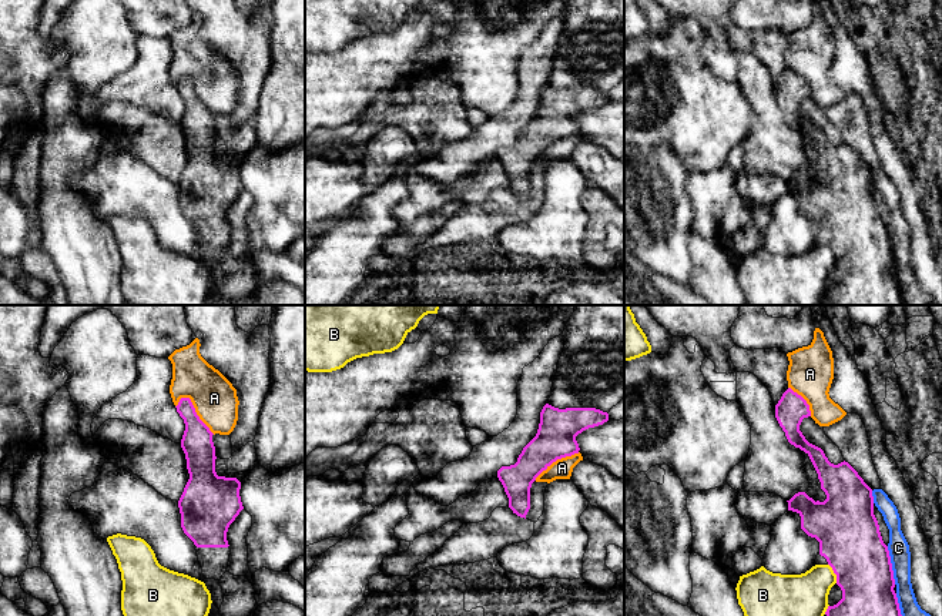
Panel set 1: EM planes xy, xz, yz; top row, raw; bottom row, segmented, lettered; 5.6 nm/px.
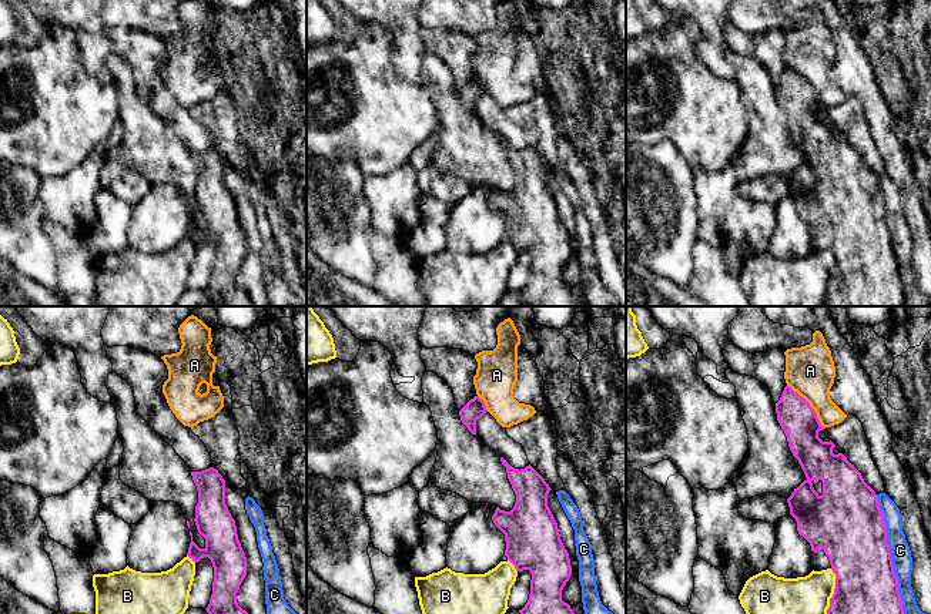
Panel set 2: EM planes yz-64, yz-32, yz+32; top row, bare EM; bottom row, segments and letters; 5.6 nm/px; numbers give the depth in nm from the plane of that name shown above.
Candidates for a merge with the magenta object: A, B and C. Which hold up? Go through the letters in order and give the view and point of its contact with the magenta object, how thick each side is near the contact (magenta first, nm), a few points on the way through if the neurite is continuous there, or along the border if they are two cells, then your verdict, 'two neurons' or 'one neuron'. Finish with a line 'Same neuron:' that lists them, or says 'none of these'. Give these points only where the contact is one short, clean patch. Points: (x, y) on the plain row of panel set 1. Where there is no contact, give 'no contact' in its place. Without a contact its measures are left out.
A: meets magenta in xy at (195, 93); 180 nm thick on the magenta side, 260 nm on the other; two neurons
B: meets magenta in yz at (834, 253); 340 nm thick on the magenta side, 300 nm on the other; two neurons
C: meets magenta in yz at (891, 245); 340 nm thick on the magenta side, 120 nm on the other; two neurons
Same neuron: none of these

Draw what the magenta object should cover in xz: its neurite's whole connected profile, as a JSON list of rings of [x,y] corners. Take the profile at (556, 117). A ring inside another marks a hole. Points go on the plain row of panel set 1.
[[[546,84],[540,93],[537,114],[523,128],[517,143],[497,151],[513,194],[526,200],[530,168],[536,158],[557,140],[579,134],[576,117],[607,101],[609,94],[596,88],[559,90]]]

